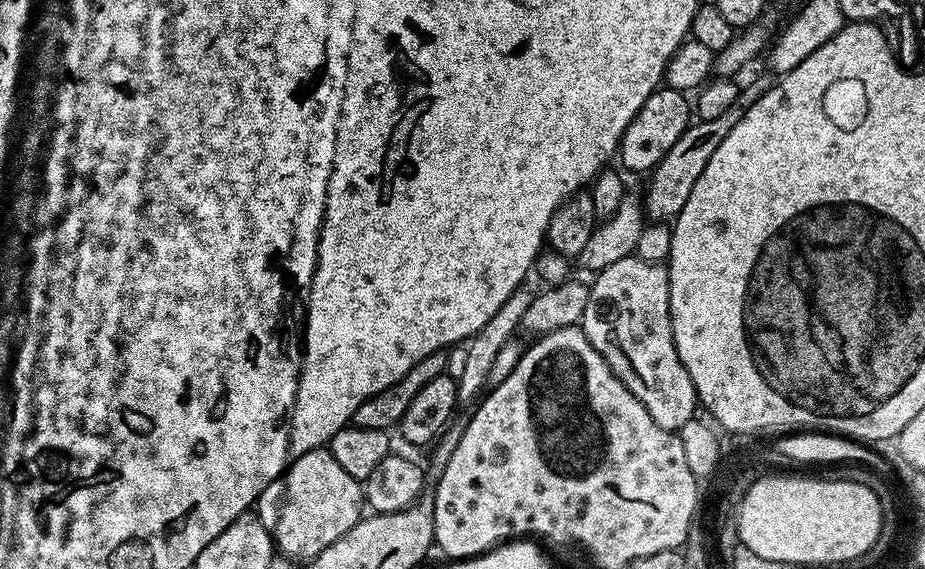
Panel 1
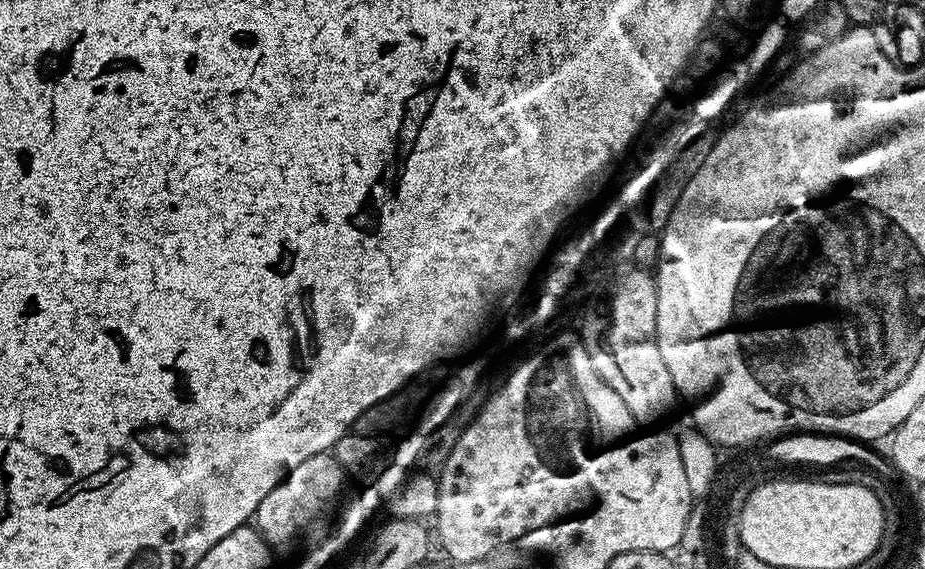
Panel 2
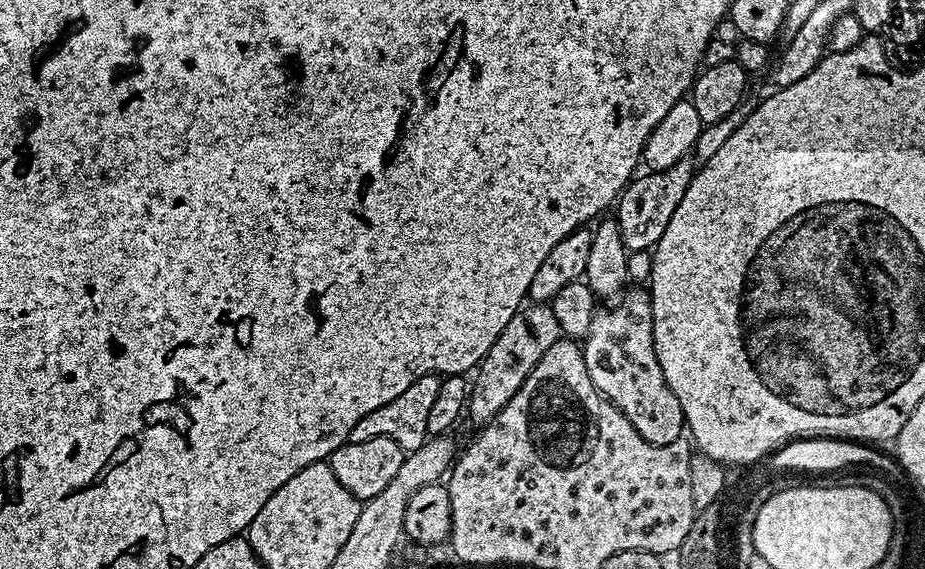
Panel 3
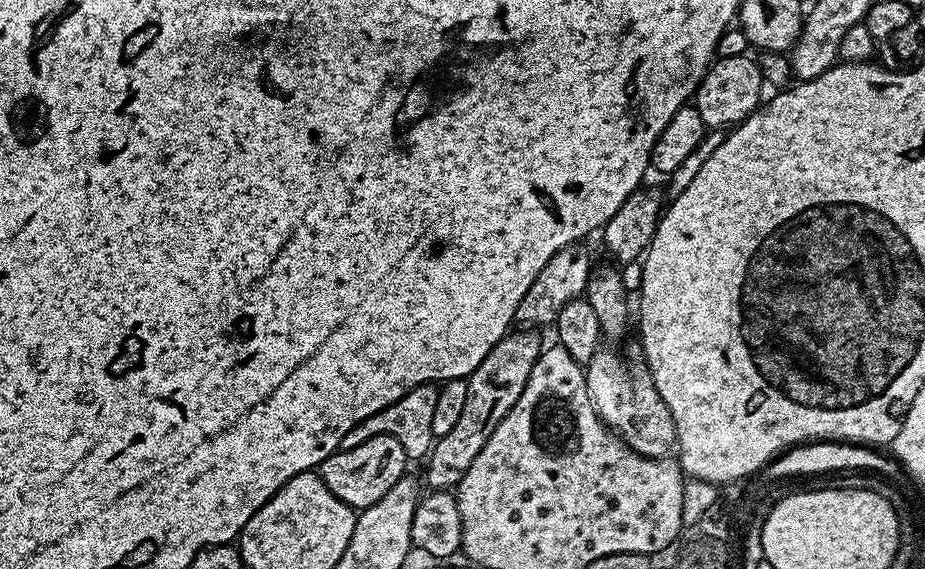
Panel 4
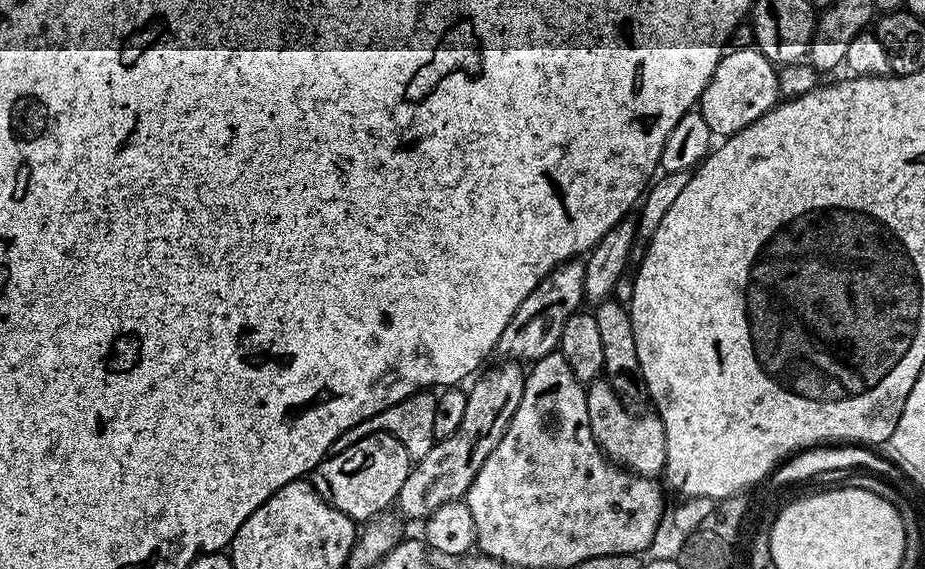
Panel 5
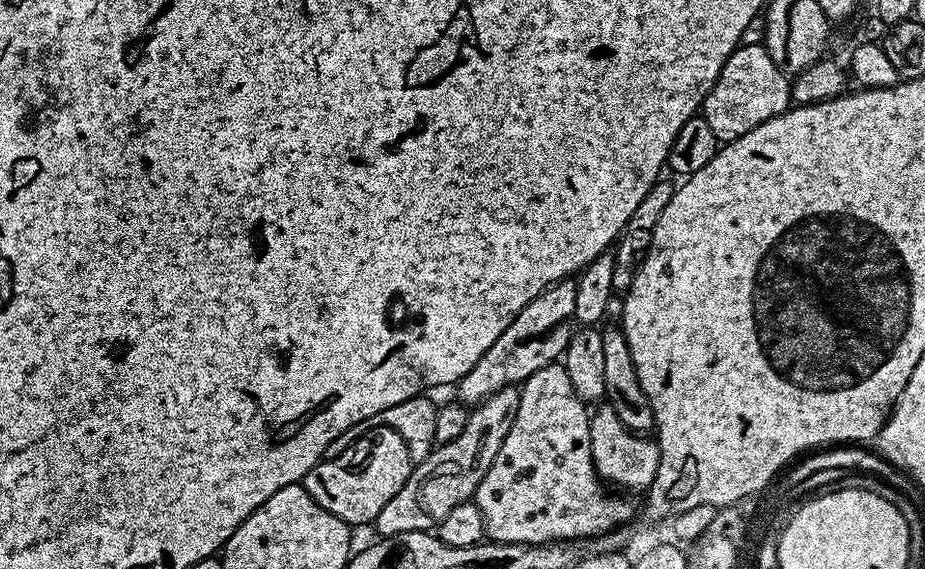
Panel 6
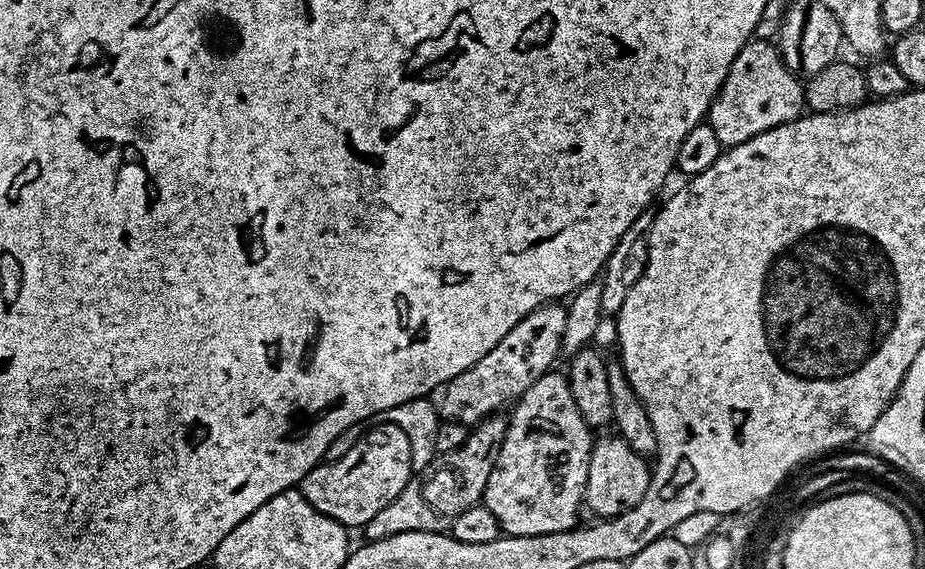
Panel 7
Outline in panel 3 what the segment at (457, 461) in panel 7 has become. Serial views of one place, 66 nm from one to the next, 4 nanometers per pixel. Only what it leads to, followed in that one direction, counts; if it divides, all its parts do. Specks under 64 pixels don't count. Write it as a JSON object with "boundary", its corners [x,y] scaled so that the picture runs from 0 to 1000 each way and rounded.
{"boundary":[[[575,531],[563,540],[562,547],[556,552],[556,559],[547,566],[543,587],[534,594],[534,608],[530,608],[530,615],[519,631],[514,649],[504,712],[505,736],[510,736],[515,749],[530,743],[543,721],[543,714],[547,714],[547,707],[551,707],[551,699],[560,692],[573,650],[582,643],[582,629],[586,629],[586,622],[590,622],[590,615],[595,615],[595,608],[599,608],[599,601],[606,596],[603,559],[599,559],[597,543],[591,533]]]}

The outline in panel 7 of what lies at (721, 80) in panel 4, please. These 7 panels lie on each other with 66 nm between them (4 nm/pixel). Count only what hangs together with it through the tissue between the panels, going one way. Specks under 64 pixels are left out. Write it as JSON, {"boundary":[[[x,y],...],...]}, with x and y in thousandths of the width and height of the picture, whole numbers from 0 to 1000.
{"boundary":[[[812,69],[802,88],[798,88],[798,102],[789,116],[776,165],[765,188],[763,216],[776,236],[776,250],[783,260],[792,260],[828,228],[837,228],[837,221],[845,221],[850,214],[861,211],[870,195],[870,149],[866,146],[859,127],[848,114],[843,100],[842,83],[834,70]]]}

